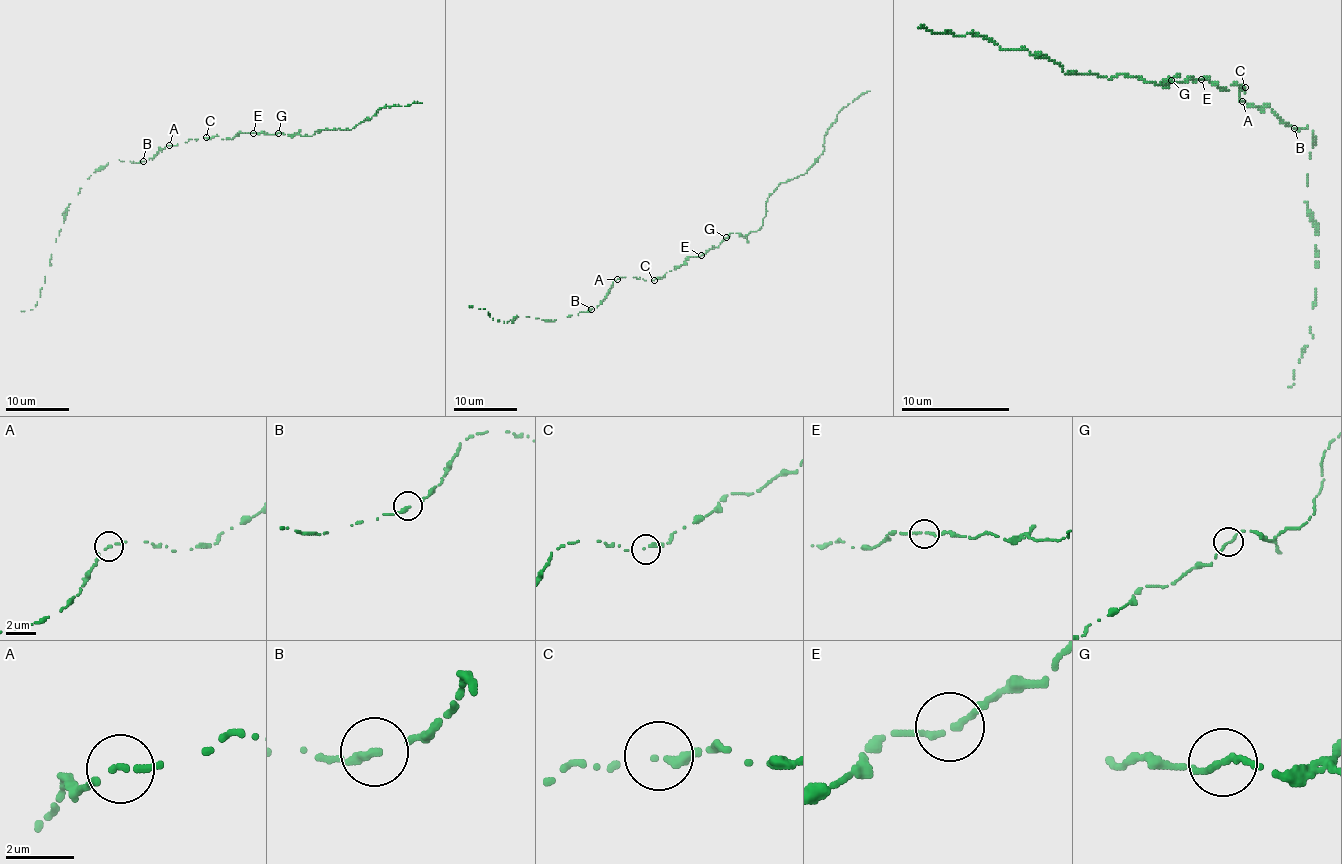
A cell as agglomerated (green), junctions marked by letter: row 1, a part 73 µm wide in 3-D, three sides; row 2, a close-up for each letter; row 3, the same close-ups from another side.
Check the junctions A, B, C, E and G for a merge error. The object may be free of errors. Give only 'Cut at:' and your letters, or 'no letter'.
Cut at: no letter

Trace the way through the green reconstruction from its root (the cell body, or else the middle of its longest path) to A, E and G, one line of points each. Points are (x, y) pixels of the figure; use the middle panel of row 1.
A: (654, 280), (617, 279)
E: (654, 280), (679, 268), (690, 257), (701, 255)
G: (654, 280), (679, 268), (690, 257), (699, 257), (717, 247), (726, 238)

